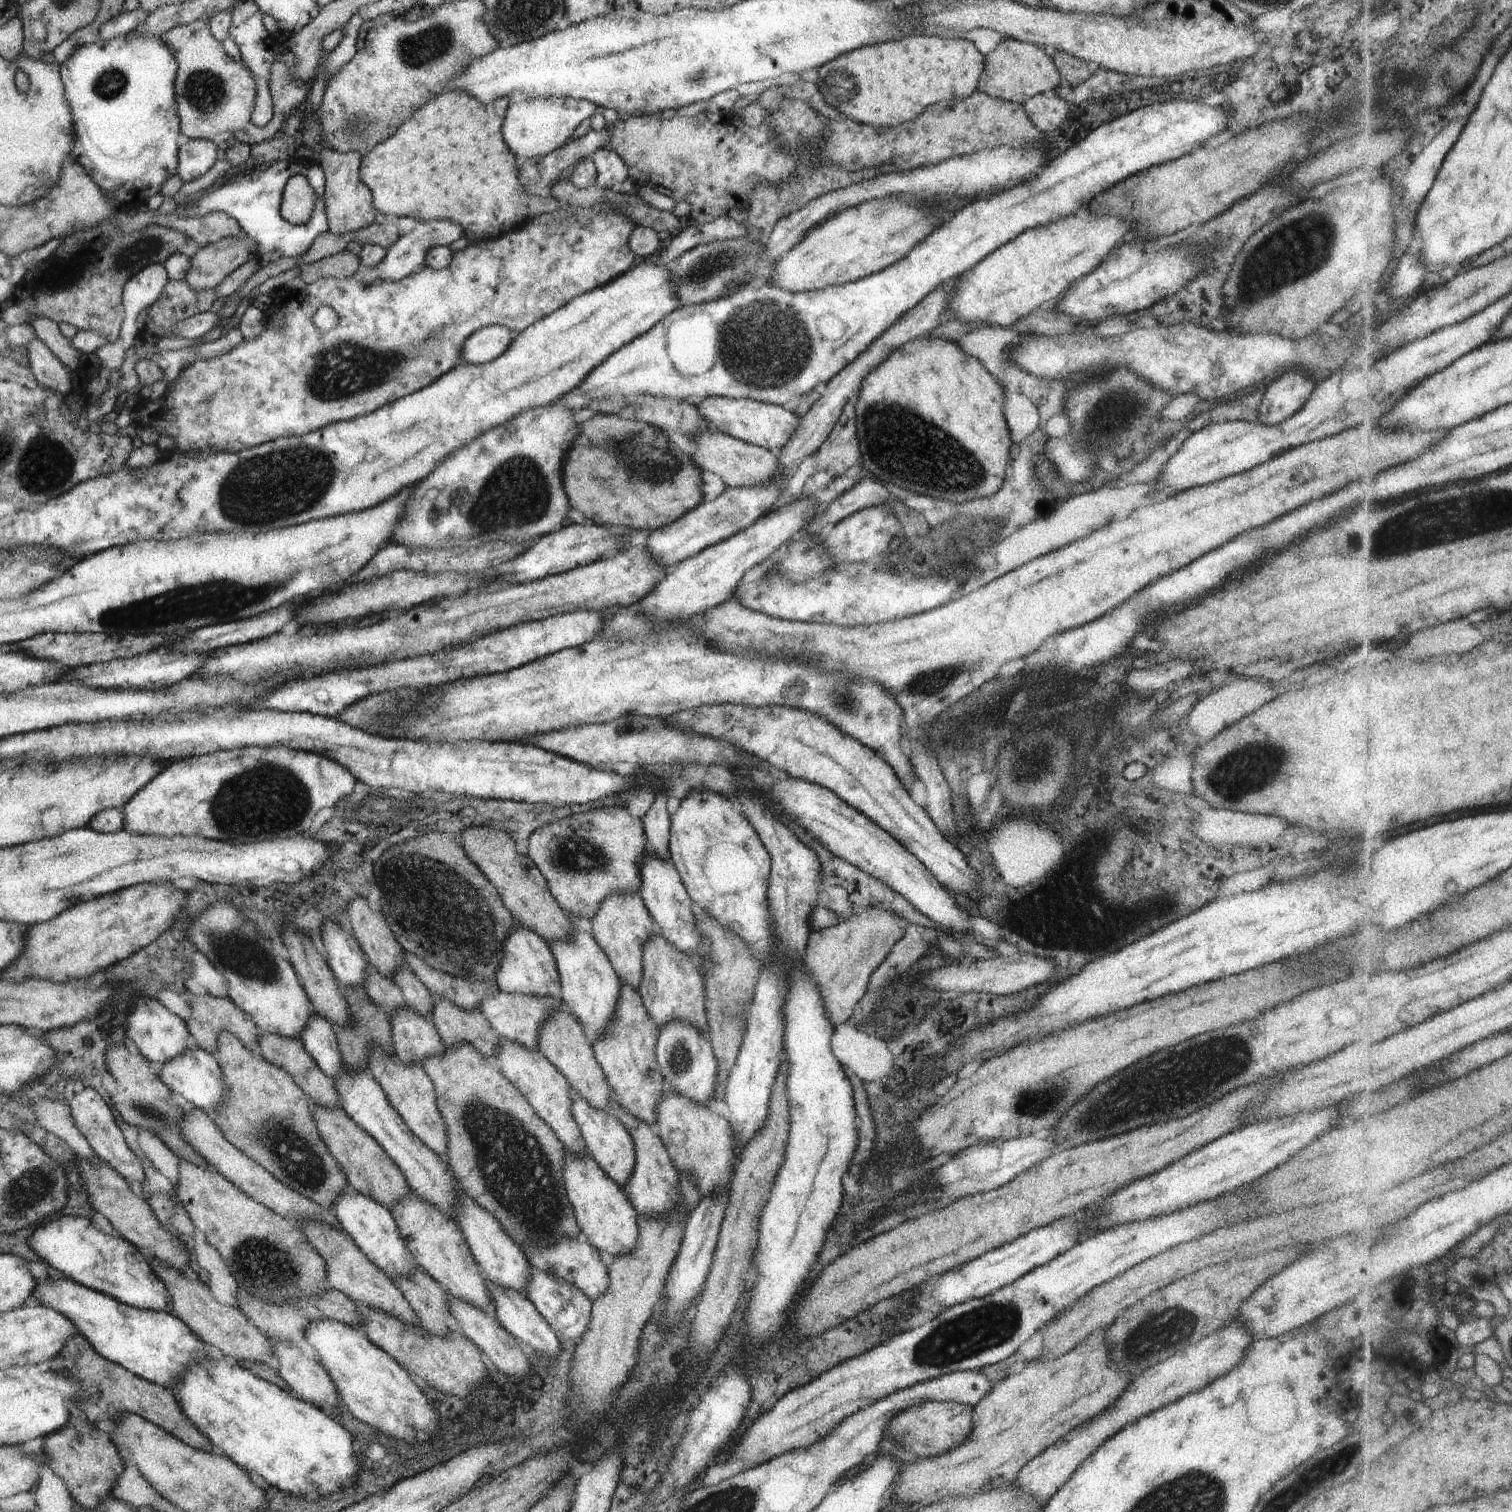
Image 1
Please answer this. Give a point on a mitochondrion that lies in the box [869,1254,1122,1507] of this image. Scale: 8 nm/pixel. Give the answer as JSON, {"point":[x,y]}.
{"point":[988,1325]}

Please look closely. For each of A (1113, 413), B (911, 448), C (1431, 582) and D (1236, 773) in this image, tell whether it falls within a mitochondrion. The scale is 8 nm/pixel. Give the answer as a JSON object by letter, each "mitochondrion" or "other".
{"A":"mitochondrion","B":"mitochondrion","C":"other","D":"mitochondrion"}

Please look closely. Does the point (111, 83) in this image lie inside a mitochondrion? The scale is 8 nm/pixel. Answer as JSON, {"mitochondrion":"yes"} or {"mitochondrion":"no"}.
{"mitochondrion":"yes"}

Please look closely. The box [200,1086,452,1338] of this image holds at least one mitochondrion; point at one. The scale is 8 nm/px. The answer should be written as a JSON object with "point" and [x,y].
{"point":[264,1265]}

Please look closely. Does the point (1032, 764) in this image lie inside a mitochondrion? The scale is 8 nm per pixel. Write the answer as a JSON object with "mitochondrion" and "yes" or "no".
{"mitochondrion":"yes"}

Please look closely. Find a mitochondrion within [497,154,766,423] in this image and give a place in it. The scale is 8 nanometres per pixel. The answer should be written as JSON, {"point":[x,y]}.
{"point":[706,266]}

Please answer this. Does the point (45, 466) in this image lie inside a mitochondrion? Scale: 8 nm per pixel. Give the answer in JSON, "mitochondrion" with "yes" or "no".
{"mitochondrion":"yes"}

